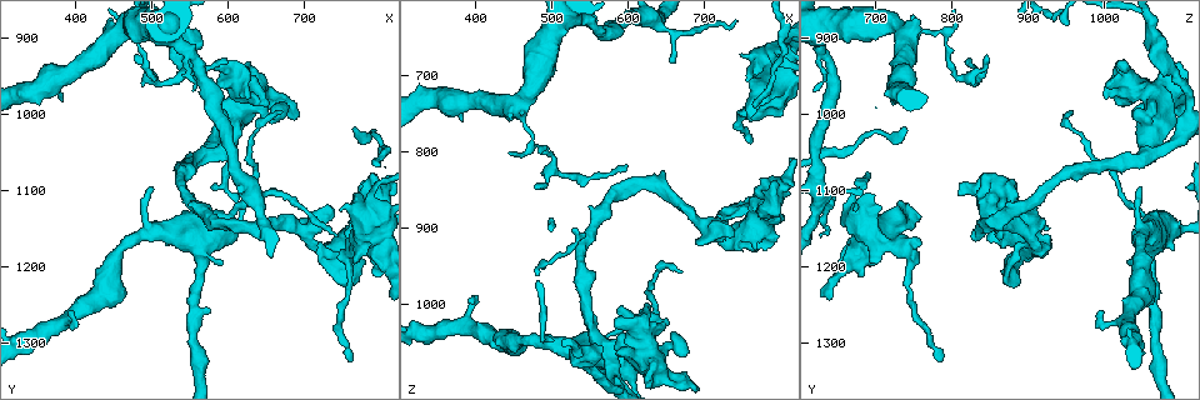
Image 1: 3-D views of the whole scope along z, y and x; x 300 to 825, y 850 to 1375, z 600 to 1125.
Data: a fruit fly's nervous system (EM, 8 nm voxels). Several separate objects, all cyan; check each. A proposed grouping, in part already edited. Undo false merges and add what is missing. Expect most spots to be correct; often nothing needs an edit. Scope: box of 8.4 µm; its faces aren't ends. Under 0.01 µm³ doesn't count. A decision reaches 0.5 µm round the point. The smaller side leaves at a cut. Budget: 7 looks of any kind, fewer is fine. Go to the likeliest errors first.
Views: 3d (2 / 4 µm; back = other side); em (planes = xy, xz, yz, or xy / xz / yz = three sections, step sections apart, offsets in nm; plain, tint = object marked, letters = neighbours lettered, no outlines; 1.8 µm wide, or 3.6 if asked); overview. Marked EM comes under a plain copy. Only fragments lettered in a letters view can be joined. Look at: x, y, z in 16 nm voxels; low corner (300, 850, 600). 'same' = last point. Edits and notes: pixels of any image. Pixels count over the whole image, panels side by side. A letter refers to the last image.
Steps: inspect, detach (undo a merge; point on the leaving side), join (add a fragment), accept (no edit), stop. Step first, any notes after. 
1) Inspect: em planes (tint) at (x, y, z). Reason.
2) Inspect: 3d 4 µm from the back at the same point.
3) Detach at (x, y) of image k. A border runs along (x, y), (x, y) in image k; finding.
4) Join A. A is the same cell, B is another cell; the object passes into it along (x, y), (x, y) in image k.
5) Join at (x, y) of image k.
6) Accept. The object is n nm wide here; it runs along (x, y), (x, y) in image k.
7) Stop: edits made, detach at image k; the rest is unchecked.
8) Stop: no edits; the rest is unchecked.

Inspect: em xy step 8 (letters) at (650, 985, 1020). An open end.

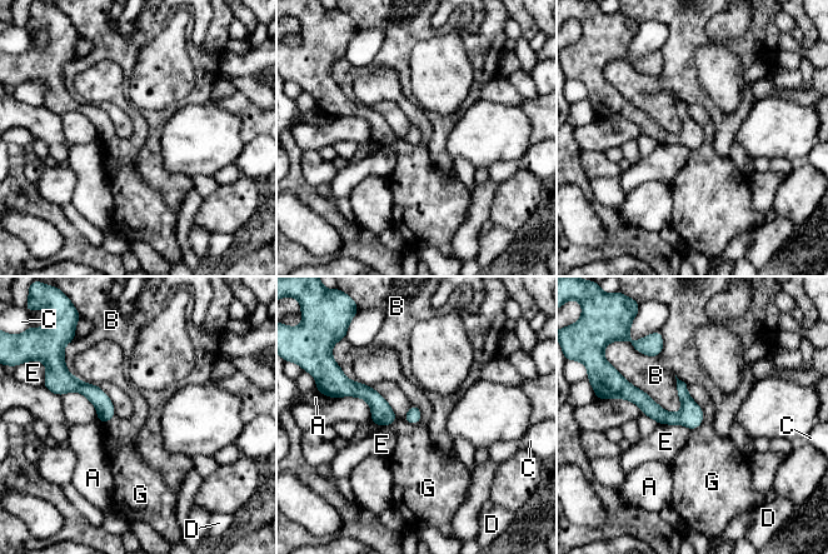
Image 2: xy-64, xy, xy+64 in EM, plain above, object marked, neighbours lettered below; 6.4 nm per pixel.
Inspect: em planes (letters) at the same point.

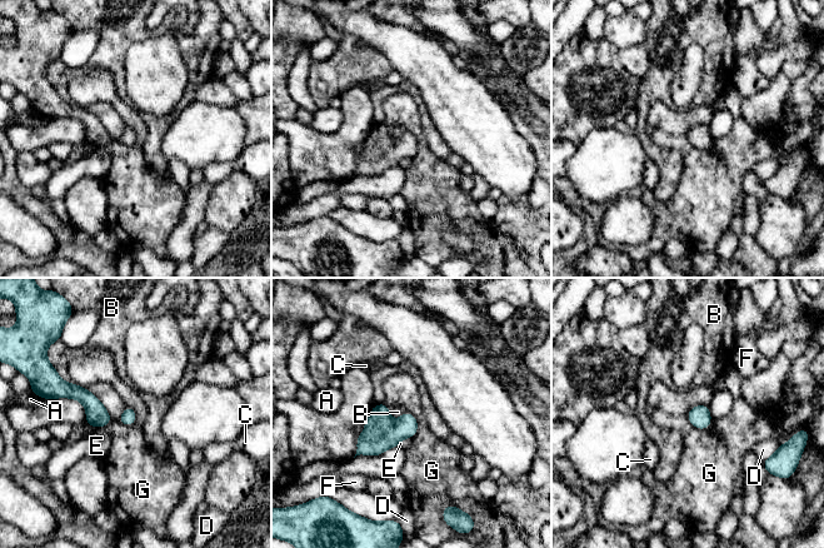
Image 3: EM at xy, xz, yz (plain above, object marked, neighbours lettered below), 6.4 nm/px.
Accept. A, B, C, D, E, F and G are other cells; a border runs along (708, 405), (689, 410), (693, 427) in image 3; no lettered fragment goes on from it.

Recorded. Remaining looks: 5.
Inspect: em 3.6 µm planes (letters) at (770, 1170, 715). Thick turns thin.

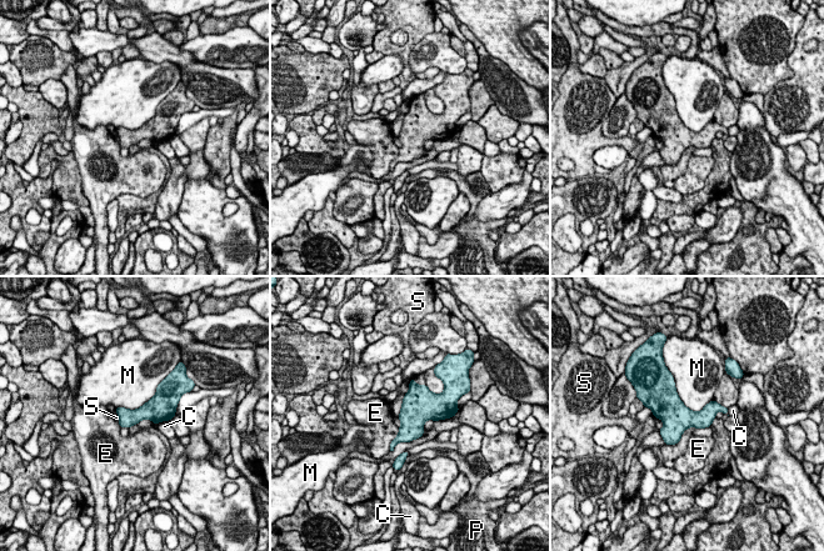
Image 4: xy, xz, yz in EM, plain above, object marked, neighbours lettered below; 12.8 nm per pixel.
Accept. C, E, M, P and S are other cells; one neuron here.

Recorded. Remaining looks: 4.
Inspect: 3d 2 µm at (715, 1185, 885). An open end.

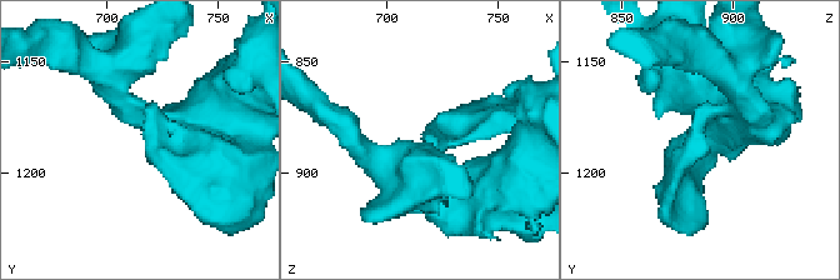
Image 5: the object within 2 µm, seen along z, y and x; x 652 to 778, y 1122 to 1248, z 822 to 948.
Inspect: em planes (letters) at (716, 1181, 882).

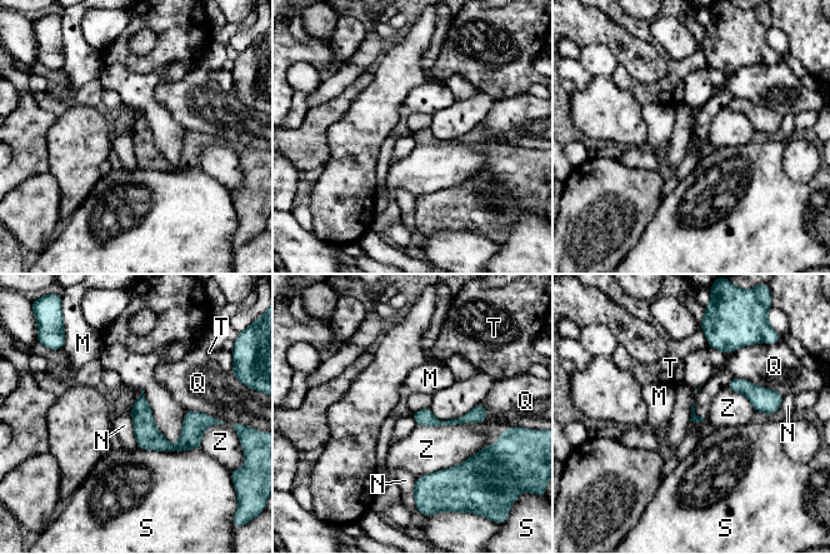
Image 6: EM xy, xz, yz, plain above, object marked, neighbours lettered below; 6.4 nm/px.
Accept. M, N, Q, S, T and Z are other cells; a border runs along (130, 414), (138, 447) in image 6; none of them fits.

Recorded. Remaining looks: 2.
Stop: no edits; the rest is unchecked.

